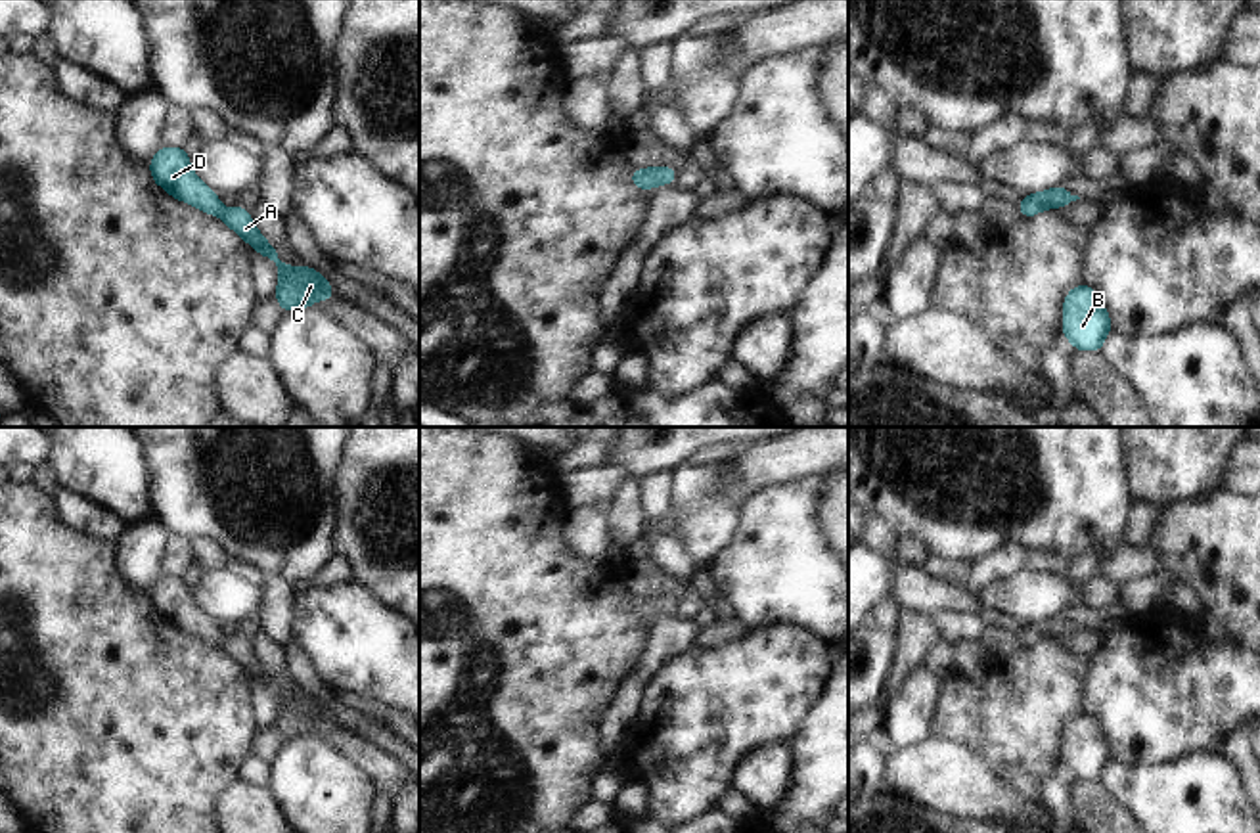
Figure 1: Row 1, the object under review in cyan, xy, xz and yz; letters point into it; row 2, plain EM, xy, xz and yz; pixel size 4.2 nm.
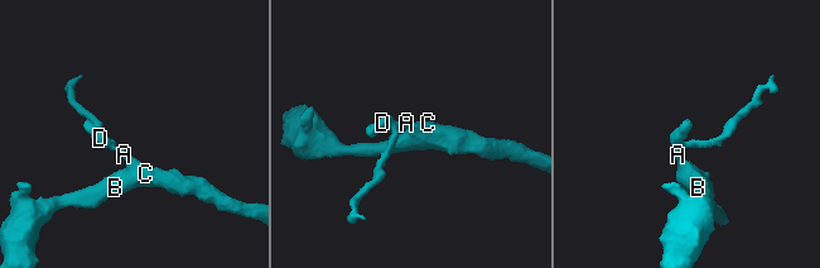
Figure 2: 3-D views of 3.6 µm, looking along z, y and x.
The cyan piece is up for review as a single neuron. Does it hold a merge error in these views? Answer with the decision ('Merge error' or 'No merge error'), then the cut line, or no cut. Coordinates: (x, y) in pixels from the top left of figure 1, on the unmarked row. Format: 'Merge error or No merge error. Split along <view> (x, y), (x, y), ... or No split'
No merge error. No split

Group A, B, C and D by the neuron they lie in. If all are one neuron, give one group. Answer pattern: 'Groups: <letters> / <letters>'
Groups: A B C D

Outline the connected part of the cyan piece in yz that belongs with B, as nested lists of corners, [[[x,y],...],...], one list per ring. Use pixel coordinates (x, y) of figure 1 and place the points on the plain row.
[[[1086,710],[1069,720],[1063,730],[1063,764],[1076,779],[1101,781],[1111,758],[1113,753],[1101,726]]]

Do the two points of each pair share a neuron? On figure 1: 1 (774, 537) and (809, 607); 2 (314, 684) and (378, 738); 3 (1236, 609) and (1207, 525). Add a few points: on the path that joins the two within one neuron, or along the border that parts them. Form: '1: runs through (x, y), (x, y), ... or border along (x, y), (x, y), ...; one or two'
1: runs through (780, 554), (780, 563), (807, 590); one
2: runs through (328, 699), (349, 720), (362, 726); one
3: runs through (1230, 588), (1230, 554), (1222, 546); one

